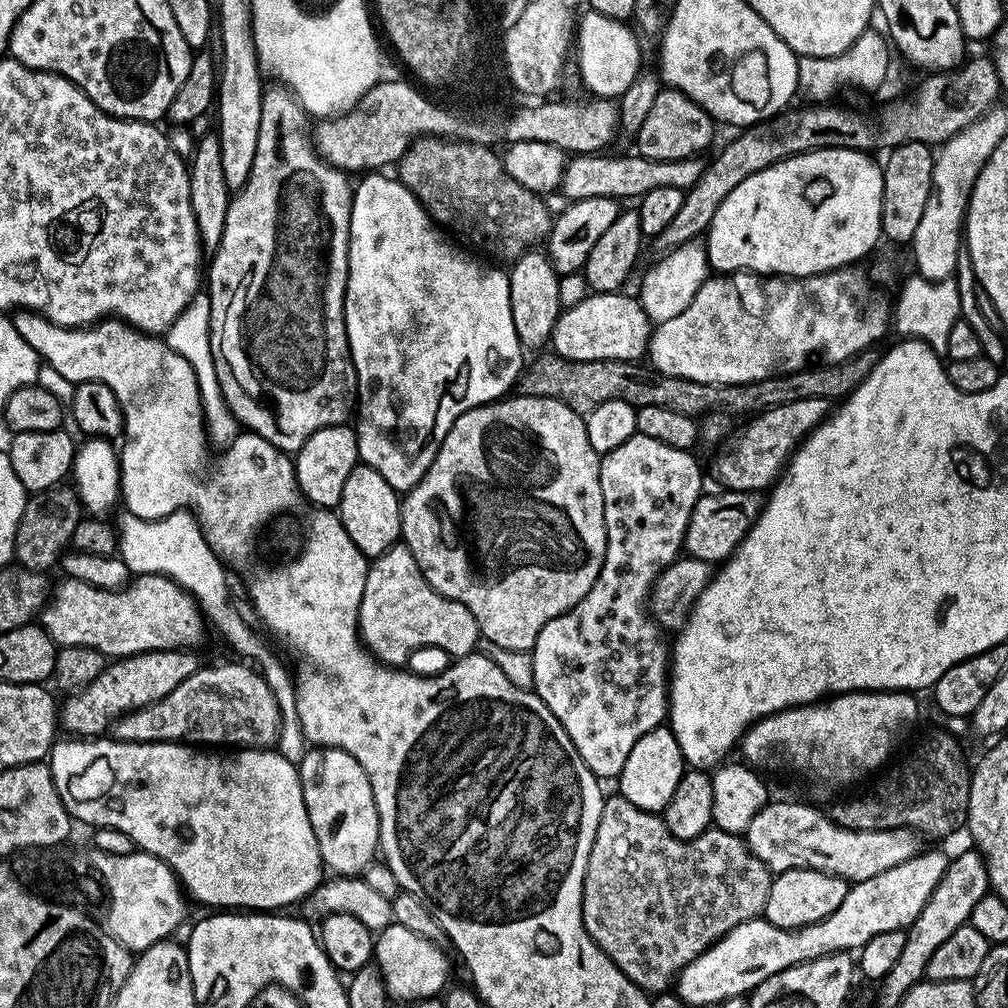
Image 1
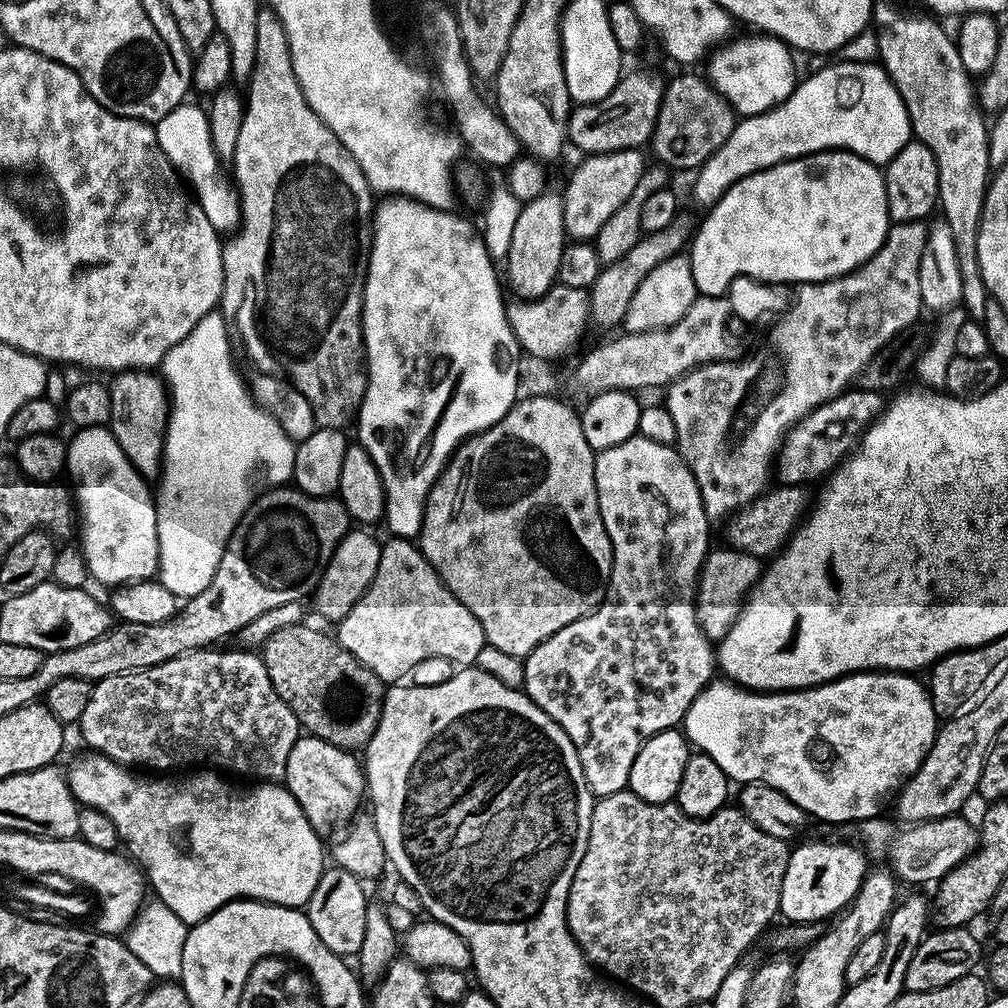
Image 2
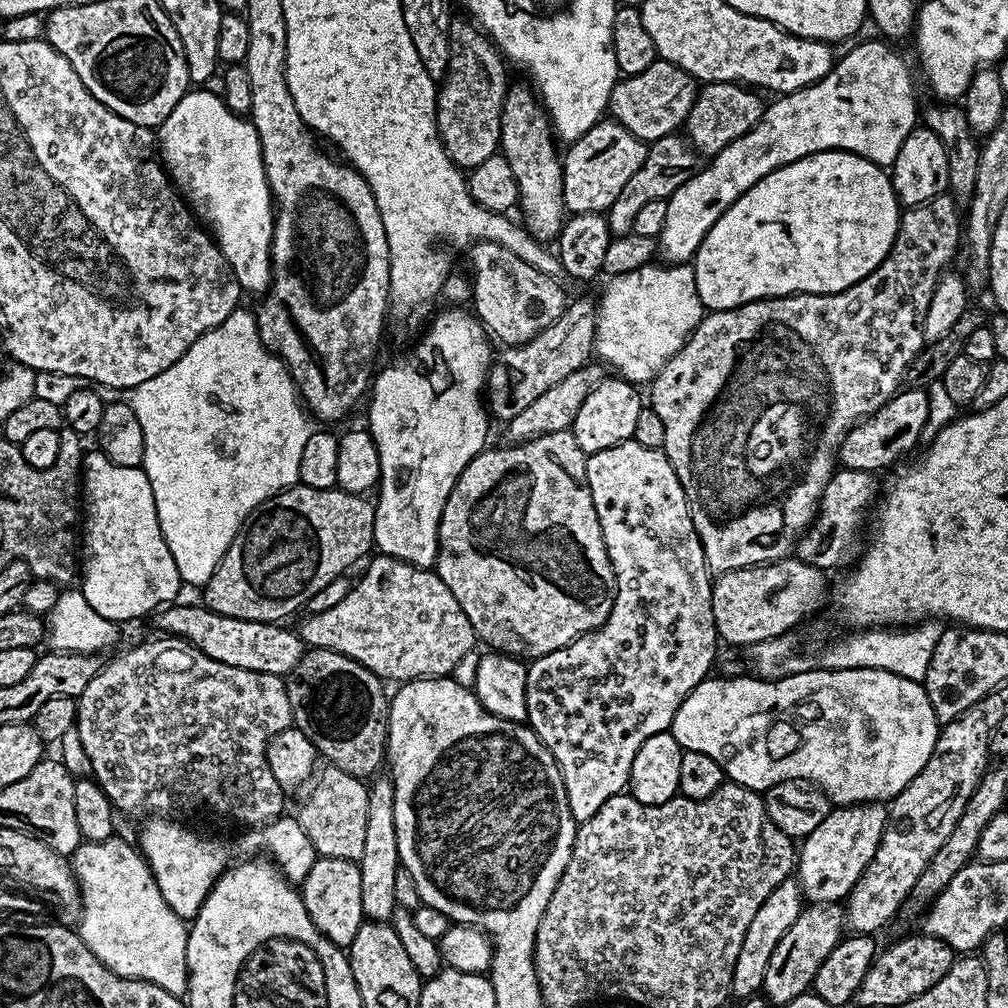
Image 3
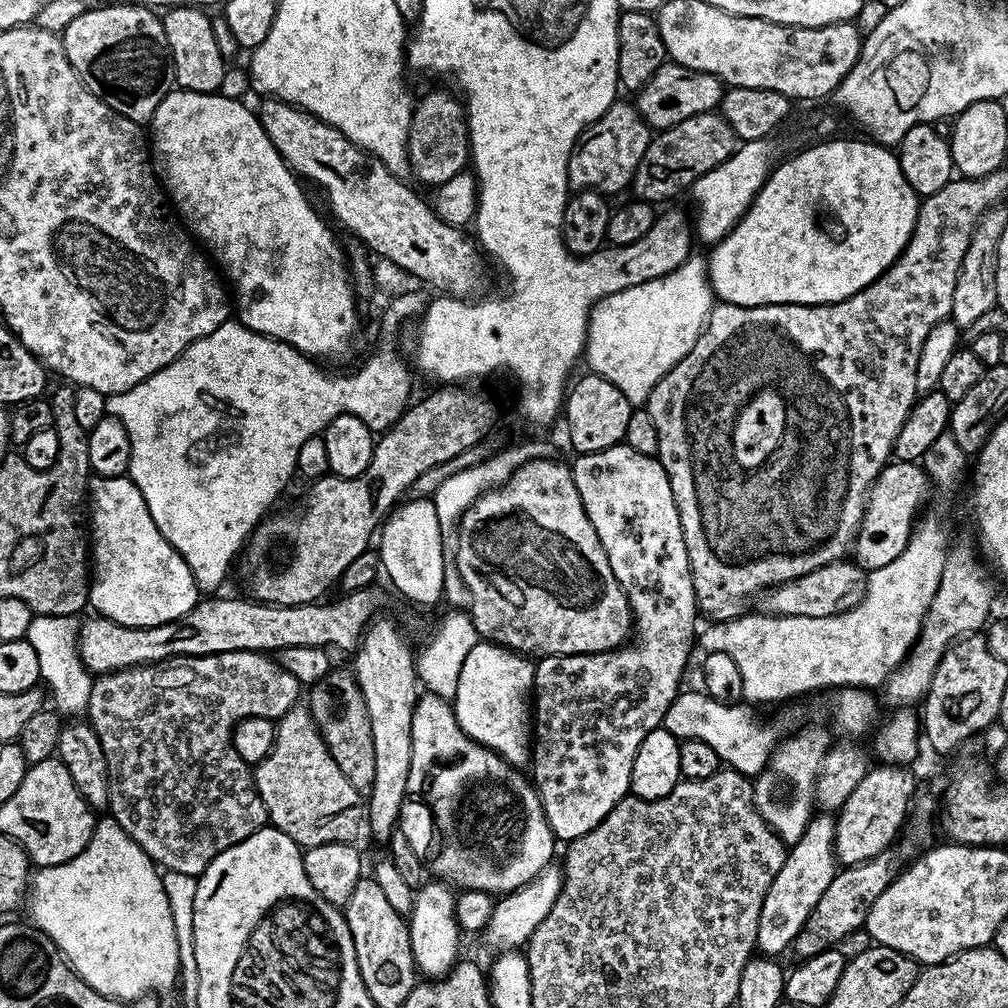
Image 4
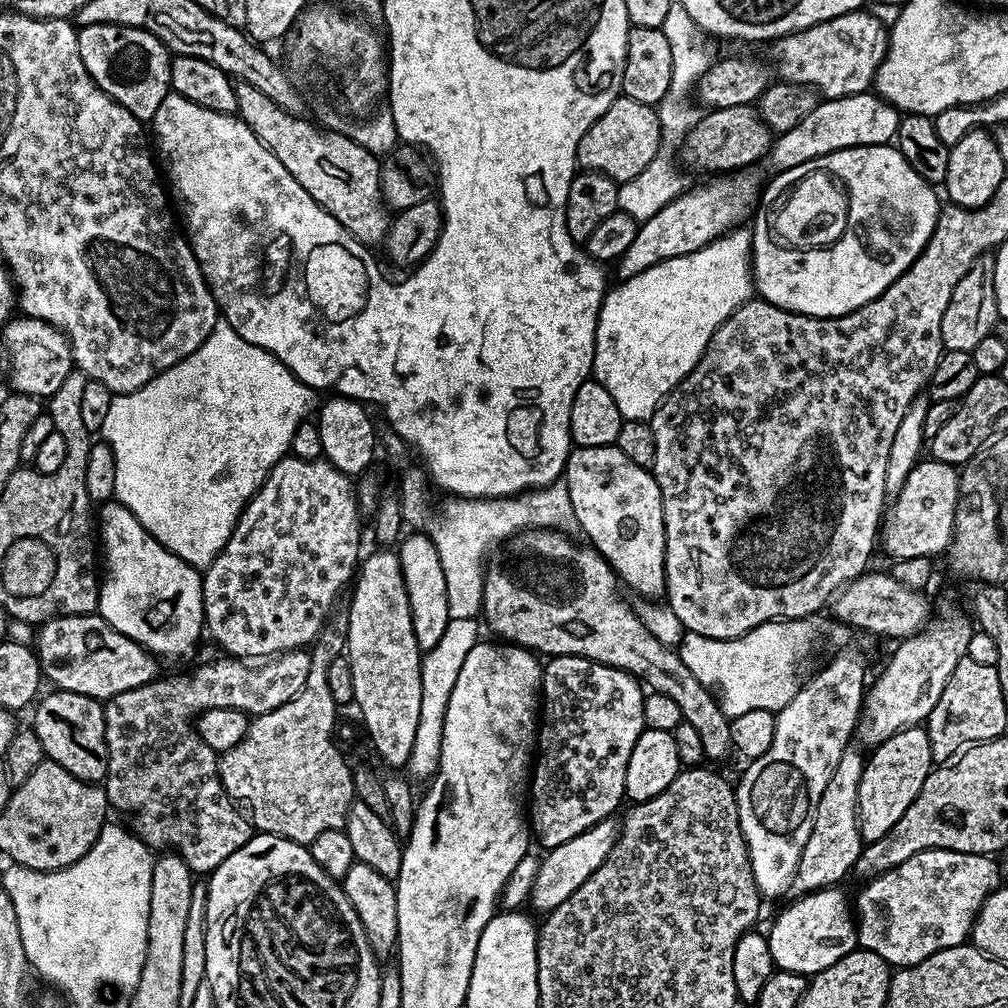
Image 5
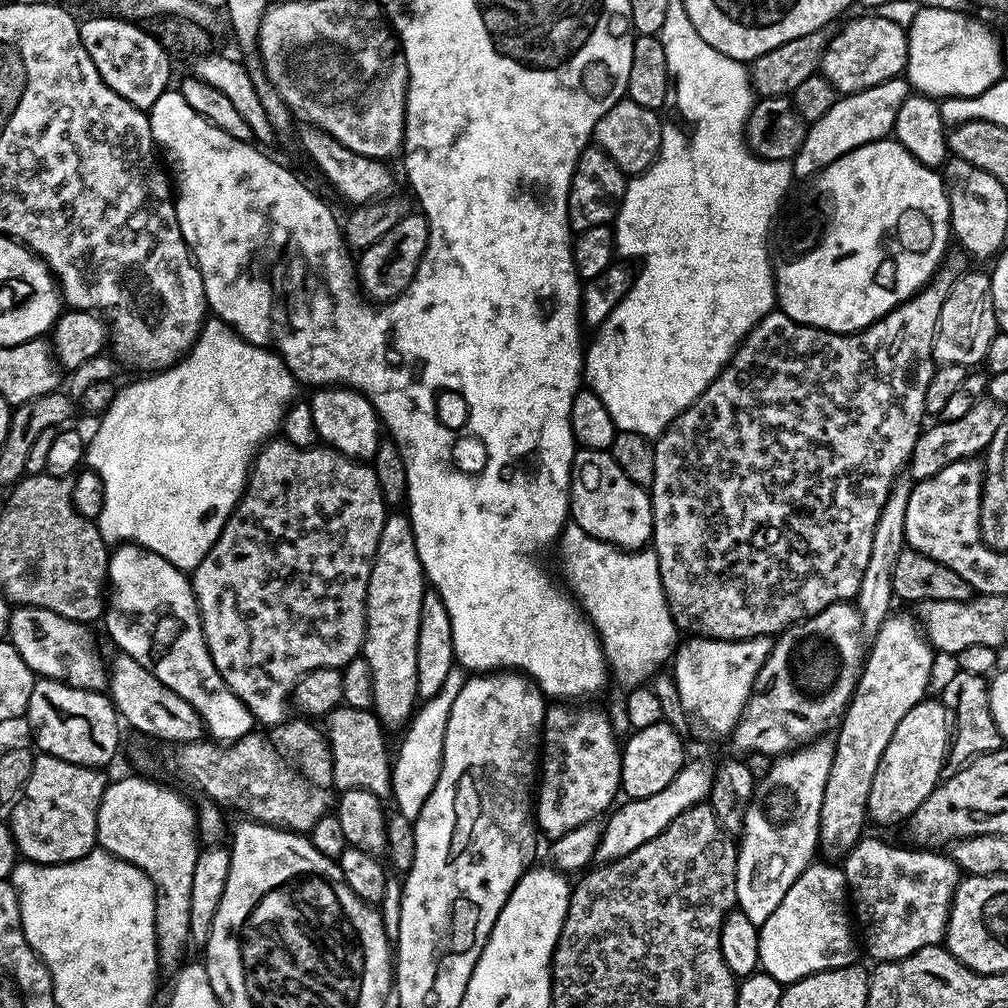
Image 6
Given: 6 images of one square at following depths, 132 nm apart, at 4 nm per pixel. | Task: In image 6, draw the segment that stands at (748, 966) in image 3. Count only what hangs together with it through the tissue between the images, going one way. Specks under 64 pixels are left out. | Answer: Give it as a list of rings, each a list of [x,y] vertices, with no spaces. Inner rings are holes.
[[[889,615],[876,635],[871,637],[870,647],[866,652],[866,659],[861,667],[860,676],[856,679],[856,691],[848,707],[844,709],[843,716],[838,721],[834,743],[836,753],[830,766],[830,774],[826,778],[826,790],[822,794],[822,810],[820,811],[820,842],[821,853],[825,852],[827,859],[832,862],[839,861],[847,856],[848,851],[856,845],[865,835],[864,820],[869,819],[868,795],[870,786],[874,783],[874,770],[878,770],[878,762],[882,758],[886,746],[890,746],[890,738],[894,738],[894,730],[906,714],[919,700],[925,699],[928,683],[932,680],[932,656],[934,649],[924,635],[924,629],[918,623],[917,617]]]

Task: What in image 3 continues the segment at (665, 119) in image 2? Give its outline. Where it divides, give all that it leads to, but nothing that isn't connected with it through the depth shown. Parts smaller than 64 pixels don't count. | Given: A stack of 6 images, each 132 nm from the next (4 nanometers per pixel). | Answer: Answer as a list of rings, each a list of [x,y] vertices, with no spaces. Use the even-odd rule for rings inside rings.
[[[714,81],[705,83],[697,91],[694,106],[690,106],[690,114],[685,118],[682,128],[686,139],[701,157],[716,156],[734,138],[742,138],[762,118],[766,104],[760,101],[761,93],[739,82]]]

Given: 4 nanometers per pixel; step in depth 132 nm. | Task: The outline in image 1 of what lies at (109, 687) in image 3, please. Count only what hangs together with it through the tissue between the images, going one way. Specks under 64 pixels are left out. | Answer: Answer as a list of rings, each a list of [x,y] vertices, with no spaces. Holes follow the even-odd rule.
[[[236,662],[240,664],[220,664],[217,668],[208,668],[201,666],[194,674],[190,674],[190,678],[186,678],[186,682],[182,682],[174,690],[170,690],[170,694],[166,694],[166,698],[162,698],[158,702],[148,704],[144,708],[137,708],[135,712],[127,712],[126,715],[119,717],[111,725],[110,732],[115,739],[128,741],[130,743],[176,743],[191,746],[210,746],[206,744],[236,744],[237,749],[261,748],[271,749],[276,743],[278,734],[280,733],[280,715],[278,714],[278,702],[274,702],[274,694],[270,690],[270,686],[266,686],[264,677],[260,675],[255,667],[249,666],[244,662]]]

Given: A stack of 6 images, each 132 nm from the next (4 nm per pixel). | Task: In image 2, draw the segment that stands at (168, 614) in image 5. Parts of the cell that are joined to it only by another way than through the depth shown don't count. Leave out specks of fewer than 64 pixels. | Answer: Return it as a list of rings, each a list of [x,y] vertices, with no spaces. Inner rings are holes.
[[[107,427],[102,428],[81,428],[75,433],[77,436],[67,441],[66,444],[66,472],[72,475],[72,480],[76,483],[74,487],[74,504],[78,509],[78,536],[80,532],[79,547],[84,555],[85,566],[88,569],[89,577],[100,584],[108,584],[107,586],[119,586],[122,584],[136,584],[140,580],[151,580],[157,575],[160,567],[160,555],[158,554],[158,530],[156,529],[156,506],[154,496],[148,493],[149,481],[140,475],[140,471],[128,461],[126,454],[122,450],[122,446],[118,446],[118,442],[112,437],[111,431]]]

